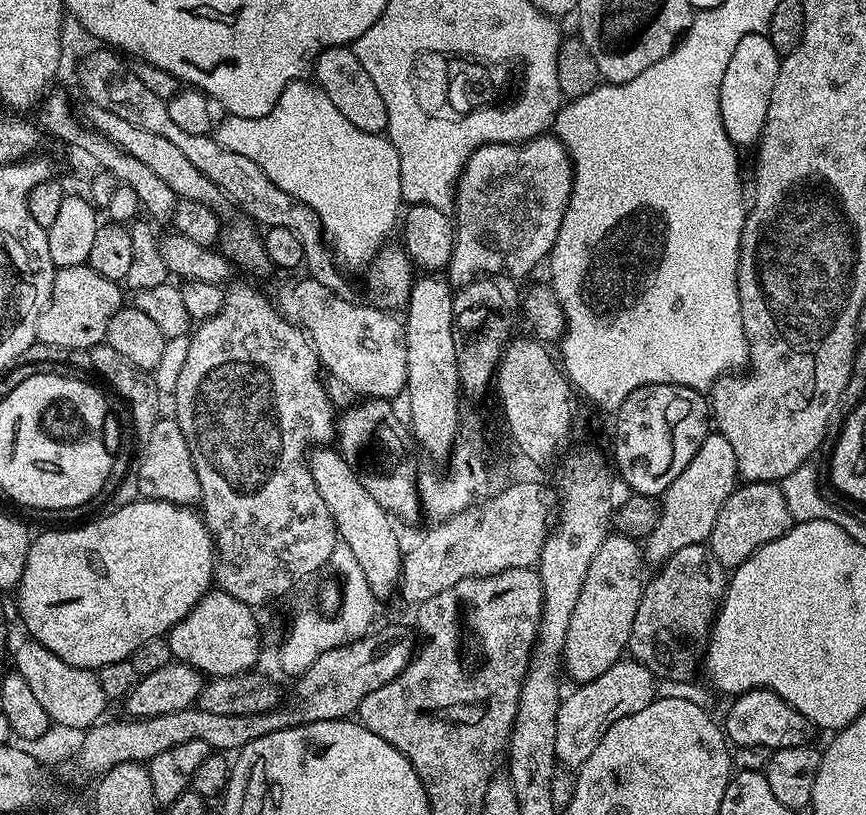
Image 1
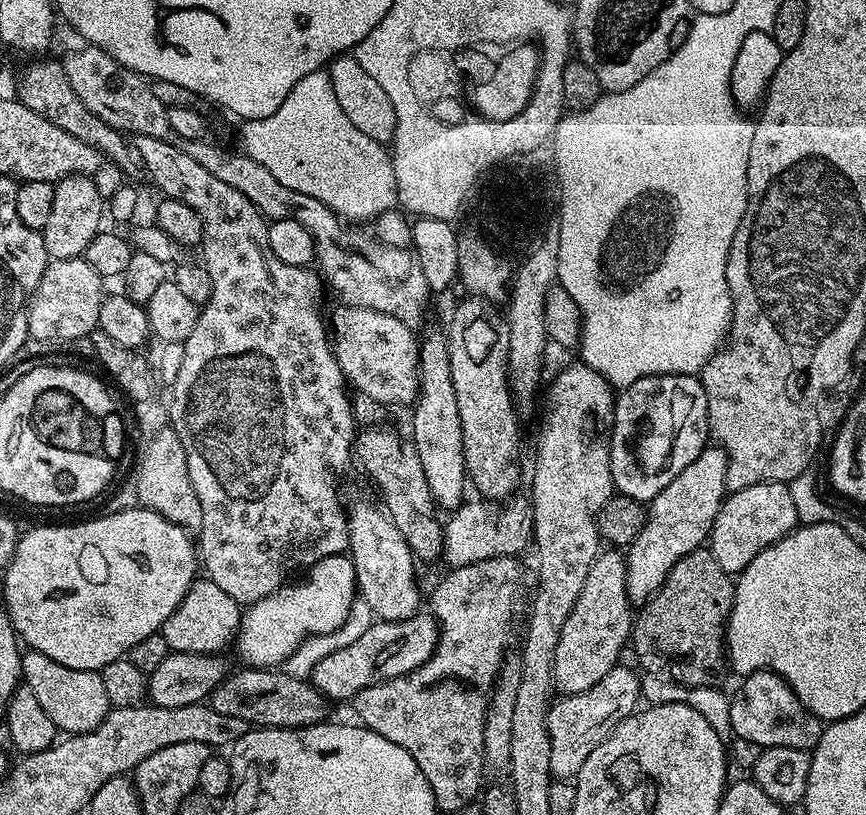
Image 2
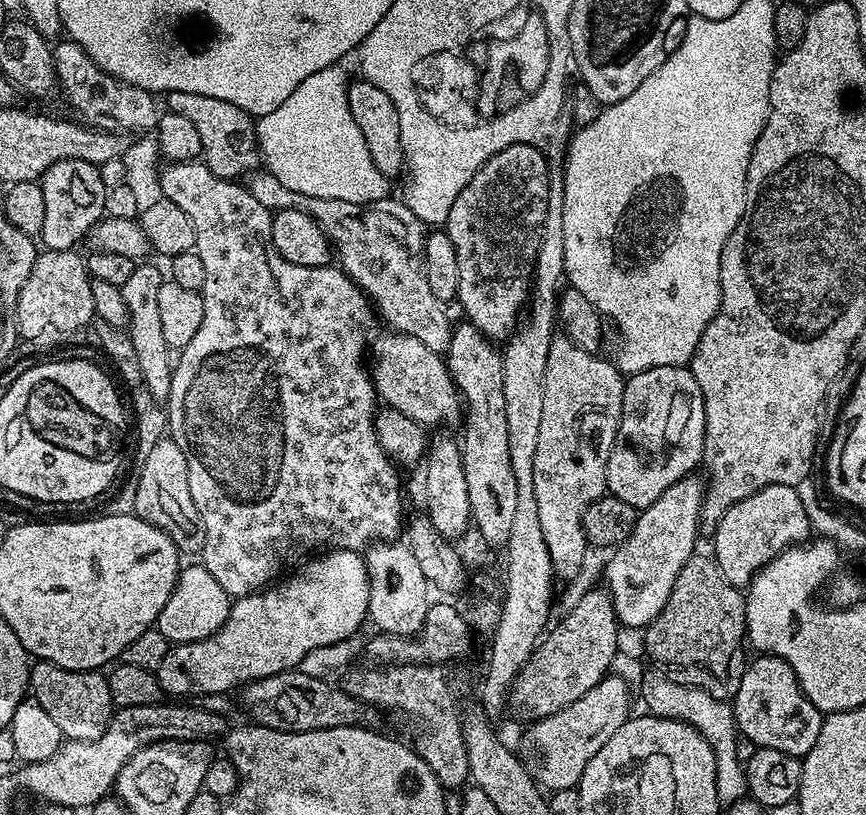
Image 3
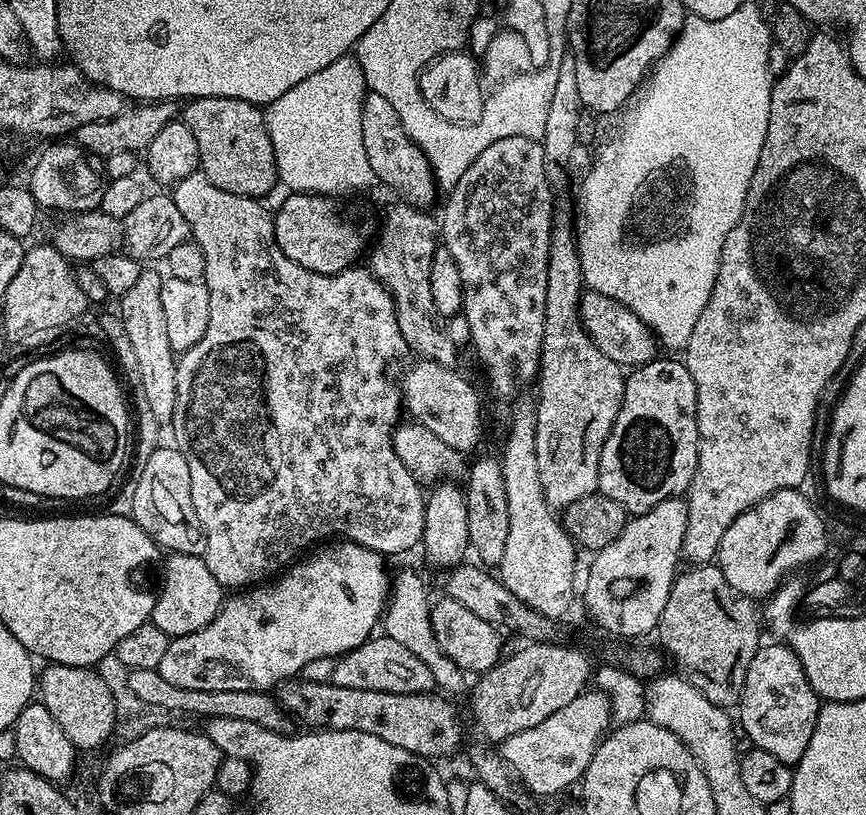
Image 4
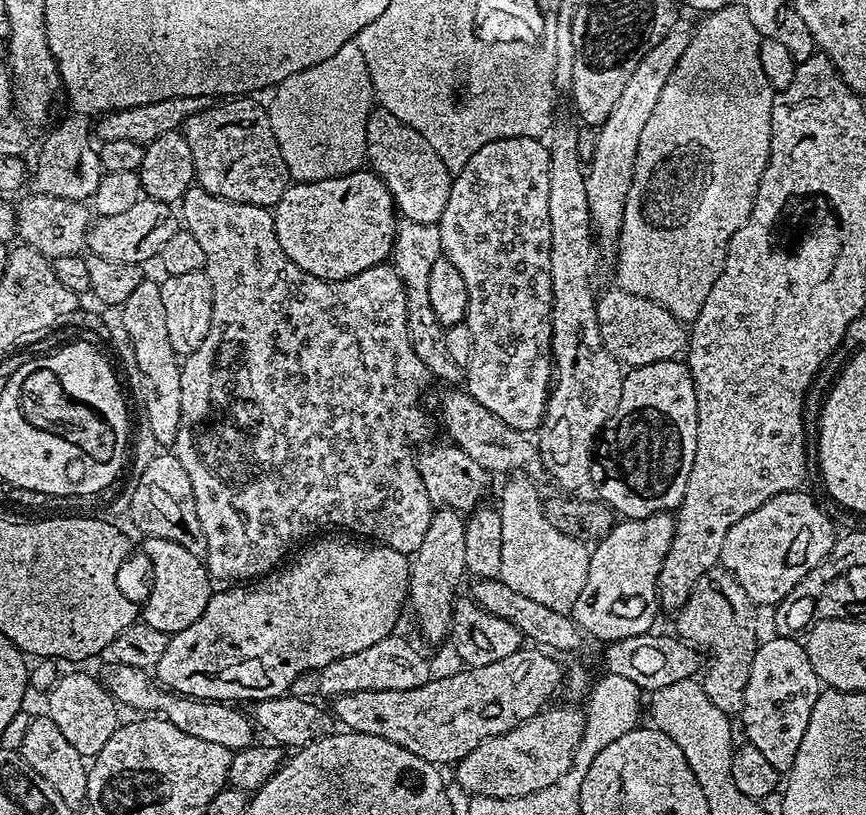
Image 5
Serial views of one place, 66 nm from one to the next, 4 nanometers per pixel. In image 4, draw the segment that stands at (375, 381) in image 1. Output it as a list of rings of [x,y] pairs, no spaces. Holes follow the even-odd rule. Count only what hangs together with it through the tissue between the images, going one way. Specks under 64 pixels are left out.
[[[417,359],[413,368],[404,372],[404,381],[398,387],[402,393],[403,407],[412,414],[415,423],[426,426],[446,446],[465,454],[471,454],[484,436],[484,408],[480,396],[466,377],[456,368],[438,366],[433,360]]]

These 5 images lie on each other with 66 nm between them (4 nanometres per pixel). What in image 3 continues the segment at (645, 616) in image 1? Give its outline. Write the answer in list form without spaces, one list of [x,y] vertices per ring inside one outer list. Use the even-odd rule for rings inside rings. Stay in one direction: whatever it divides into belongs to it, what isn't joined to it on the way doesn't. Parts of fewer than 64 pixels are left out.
[[[693,554],[686,566],[682,566],[674,590],[666,598],[666,606],[643,629],[643,655],[649,661],[652,659],[651,663],[674,682],[731,702],[738,694],[738,686],[742,686],[746,667],[746,596],[741,589],[726,582],[711,555],[700,555]]]

